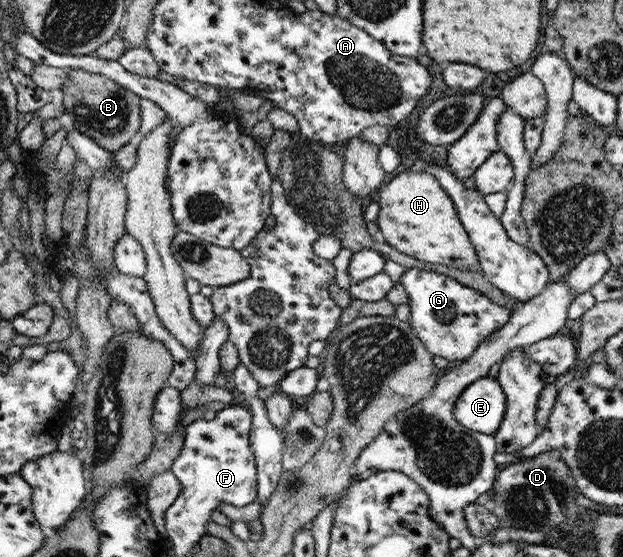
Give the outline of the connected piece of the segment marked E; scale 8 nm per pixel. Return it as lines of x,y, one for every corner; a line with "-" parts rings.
496,376
472,382
459,395
454,406
455,420
475,432
493,435
506,411
506,394

